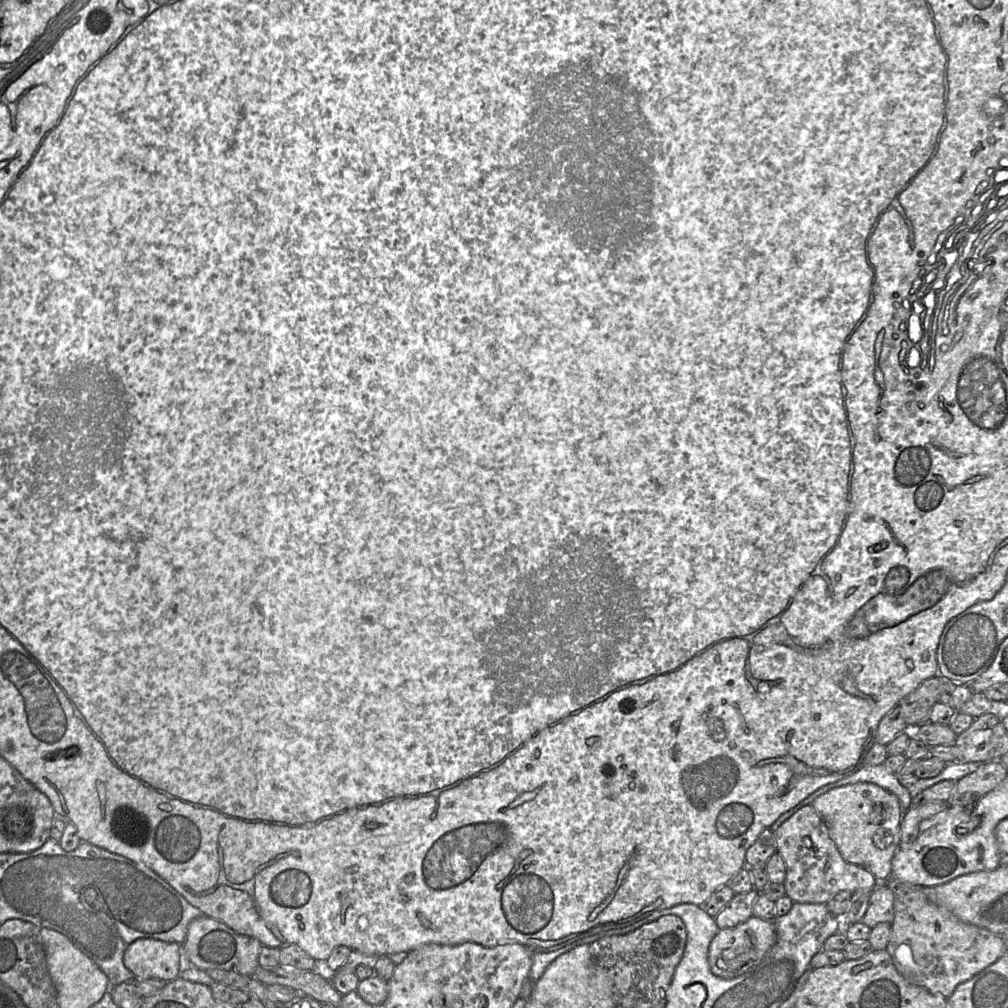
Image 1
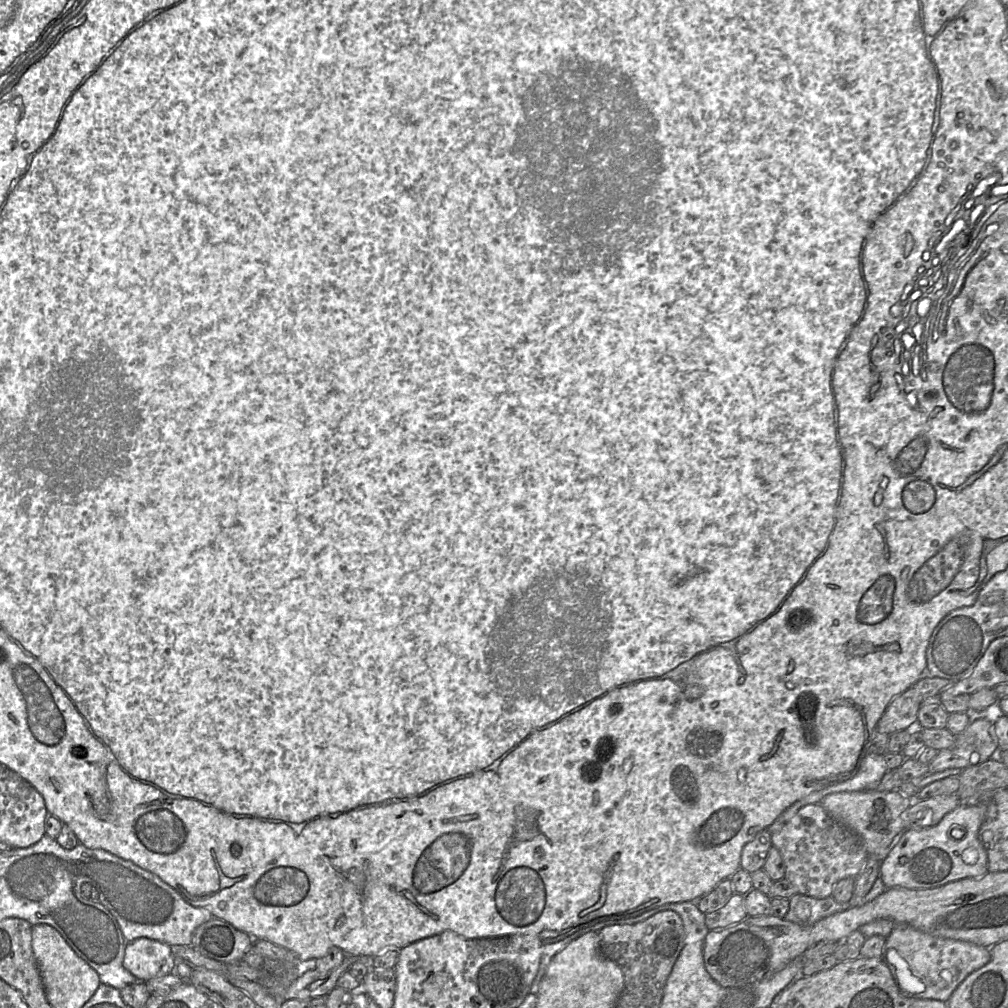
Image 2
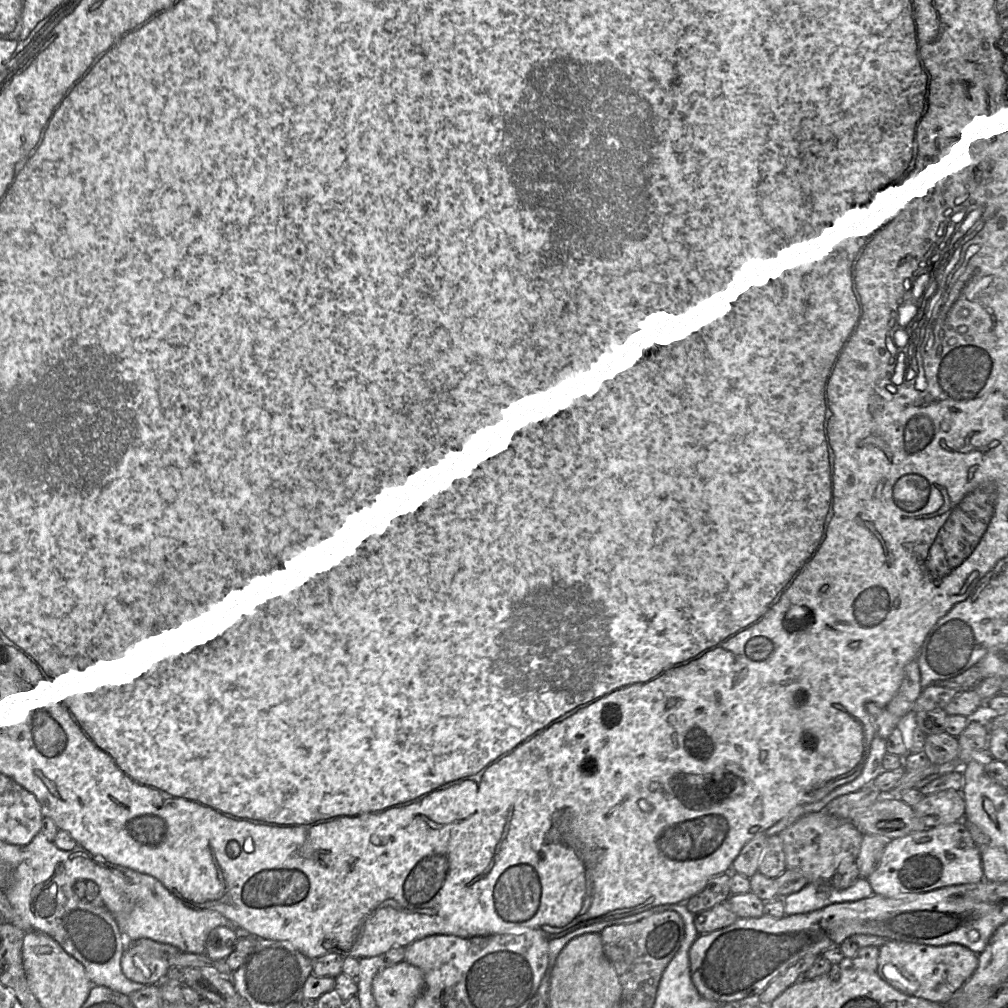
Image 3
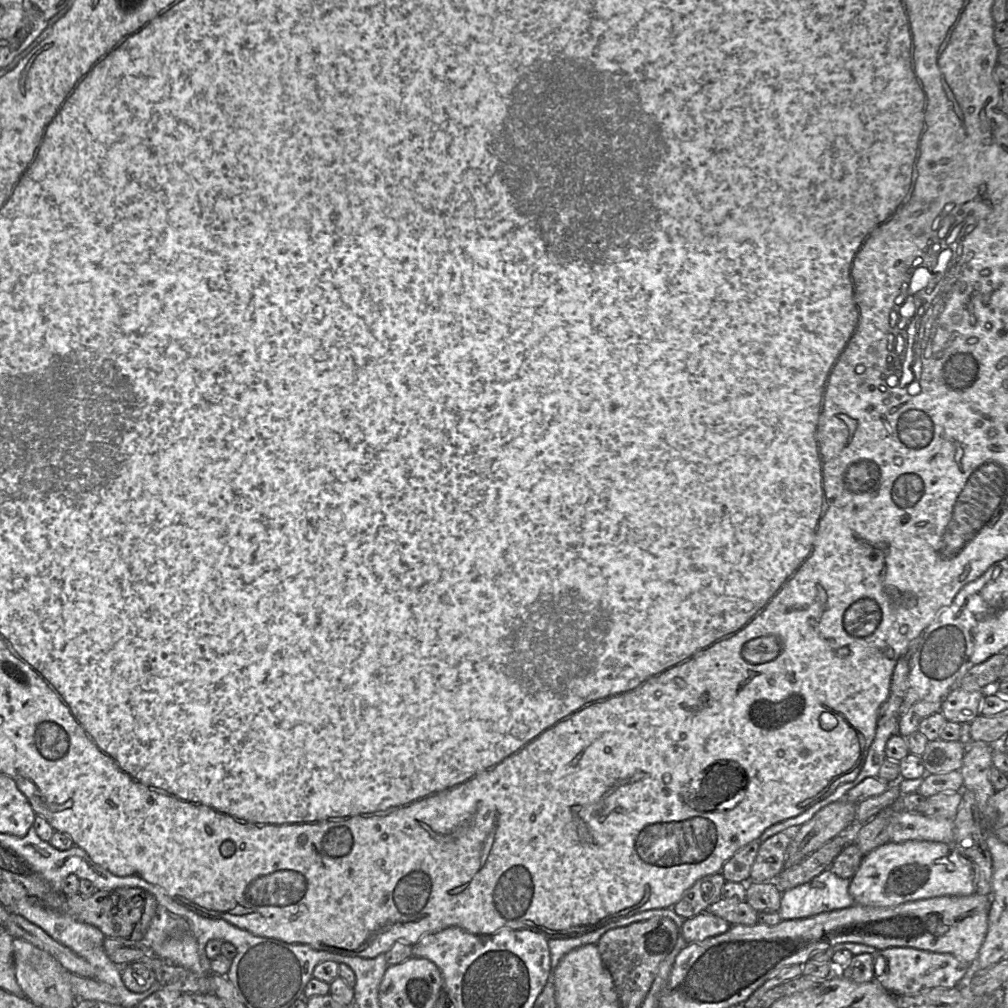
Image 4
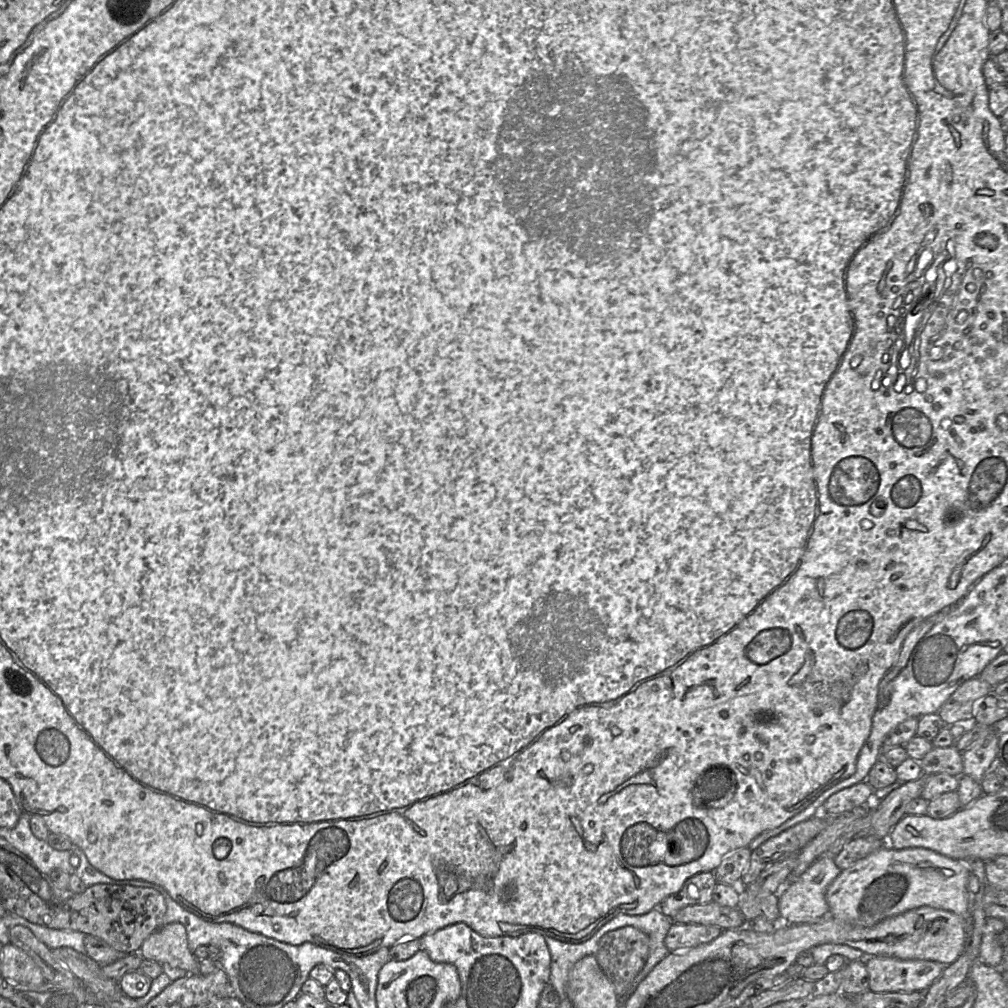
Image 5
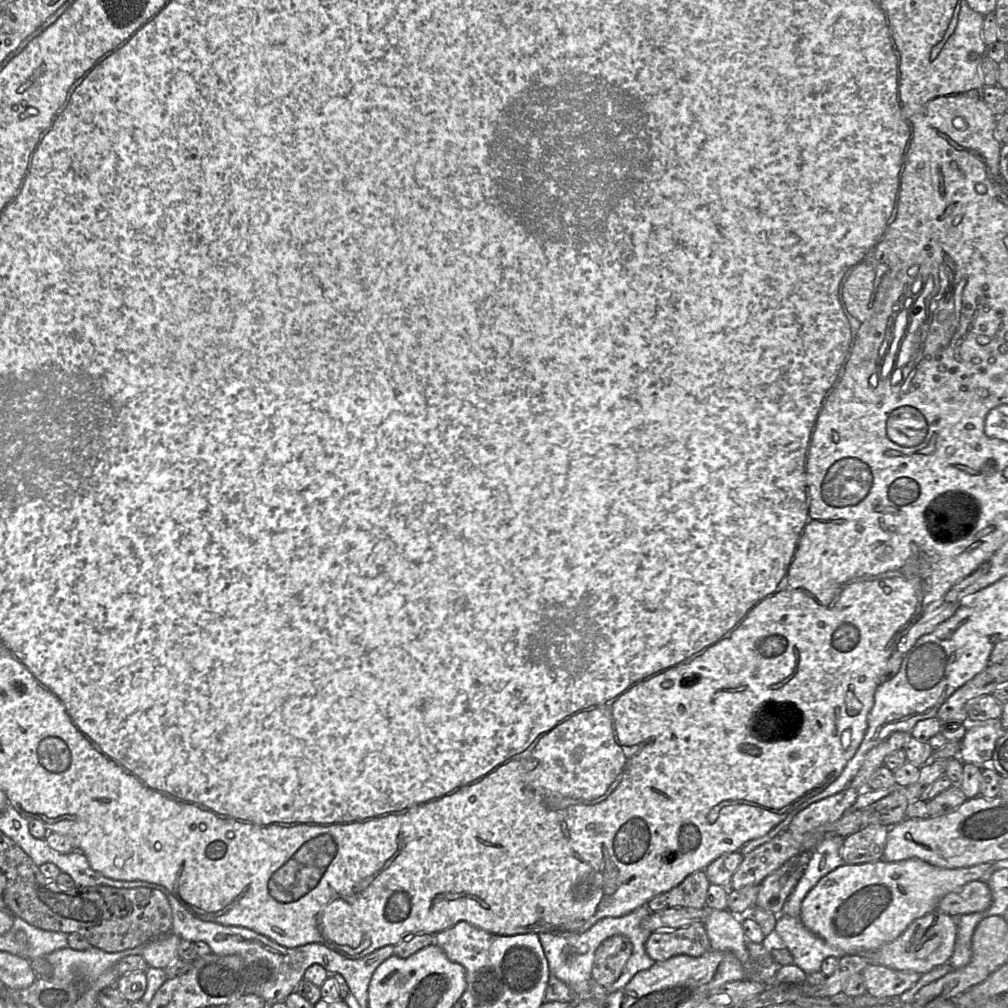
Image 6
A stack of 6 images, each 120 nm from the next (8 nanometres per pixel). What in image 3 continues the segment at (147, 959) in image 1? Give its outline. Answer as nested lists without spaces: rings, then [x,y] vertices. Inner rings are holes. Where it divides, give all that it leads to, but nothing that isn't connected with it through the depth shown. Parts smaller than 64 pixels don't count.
[[[126,948],[121,957],[121,970],[132,982],[143,985],[154,985],[166,979],[170,966],[167,959],[163,957],[155,957],[152,953],[131,953]]]

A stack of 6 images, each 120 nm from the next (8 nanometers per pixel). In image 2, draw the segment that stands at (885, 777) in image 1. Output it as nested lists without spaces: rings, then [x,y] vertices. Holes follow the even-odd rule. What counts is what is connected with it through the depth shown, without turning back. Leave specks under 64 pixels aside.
[[[868,753],[864,757],[858,771],[851,778],[813,792],[794,802],[766,830],[770,834],[777,832],[800,808],[809,804],[819,803],[829,794],[877,789],[880,780],[887,771],[888,768],[884,755]]]

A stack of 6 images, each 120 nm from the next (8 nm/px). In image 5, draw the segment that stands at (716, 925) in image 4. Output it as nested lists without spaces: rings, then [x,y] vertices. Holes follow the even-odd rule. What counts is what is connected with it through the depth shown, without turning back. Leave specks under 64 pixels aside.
[[[673,923],[664,942],[669,952],[678,952],[709,943],[722,932],[723,929],[713,925]]]

